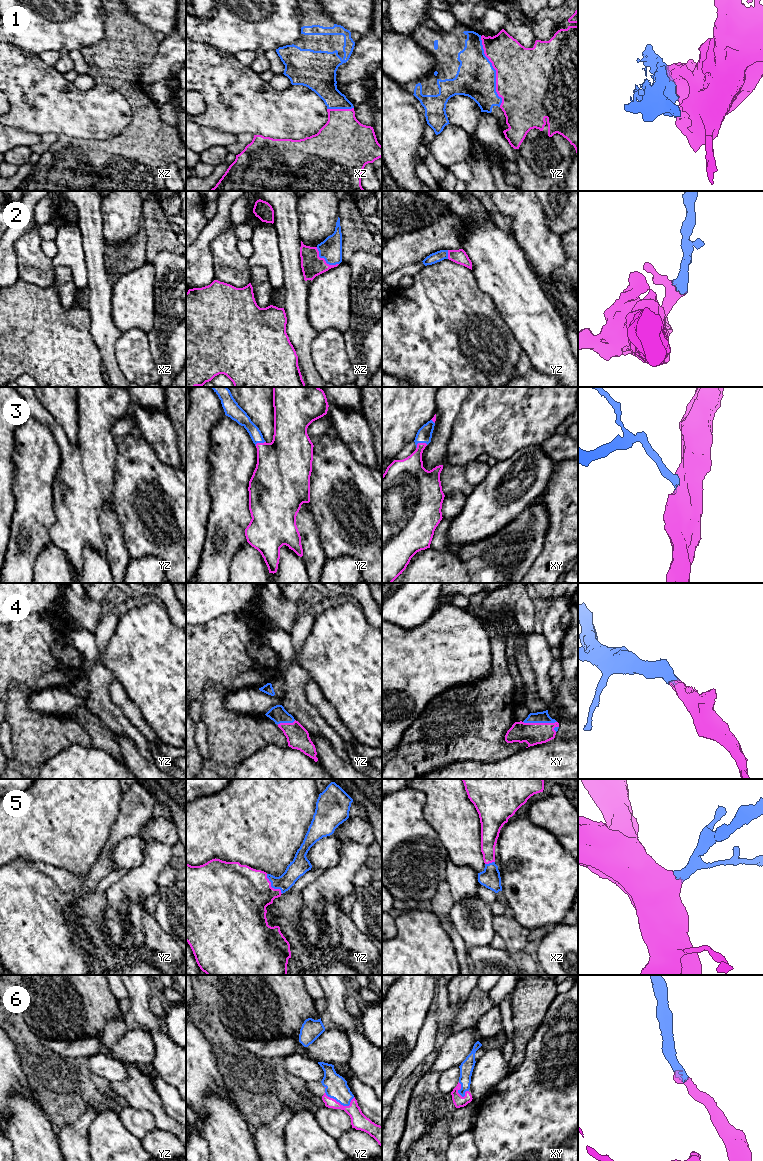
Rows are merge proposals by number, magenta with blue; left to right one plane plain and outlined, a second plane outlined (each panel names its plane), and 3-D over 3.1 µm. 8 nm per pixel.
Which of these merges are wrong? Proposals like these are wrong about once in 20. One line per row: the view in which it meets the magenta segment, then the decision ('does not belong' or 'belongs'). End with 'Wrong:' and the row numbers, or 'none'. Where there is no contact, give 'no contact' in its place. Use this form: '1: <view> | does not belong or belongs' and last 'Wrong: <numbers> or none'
1: yz | belongs
2: xz | belongs
3: xy | belongs
4: xy | belongs
5: yz | belongs
6: yz | belongs
Wrong: none

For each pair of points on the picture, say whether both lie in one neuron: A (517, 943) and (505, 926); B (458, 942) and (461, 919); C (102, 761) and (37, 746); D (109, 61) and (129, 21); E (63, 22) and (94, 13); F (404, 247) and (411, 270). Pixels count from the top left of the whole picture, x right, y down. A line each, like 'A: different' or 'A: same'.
A: same
B: different
C: different
D: same
E: same
F: different

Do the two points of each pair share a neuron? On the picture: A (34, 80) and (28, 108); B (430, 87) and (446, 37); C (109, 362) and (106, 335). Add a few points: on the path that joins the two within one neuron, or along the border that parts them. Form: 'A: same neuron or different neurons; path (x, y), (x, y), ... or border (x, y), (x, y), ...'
A: same neuron; path (34, 87), (34, 101)
B: same neuron; path (442, 75), (448, 69), (448, 49)
C: same neuron; path (108, 355), (106, 342)

